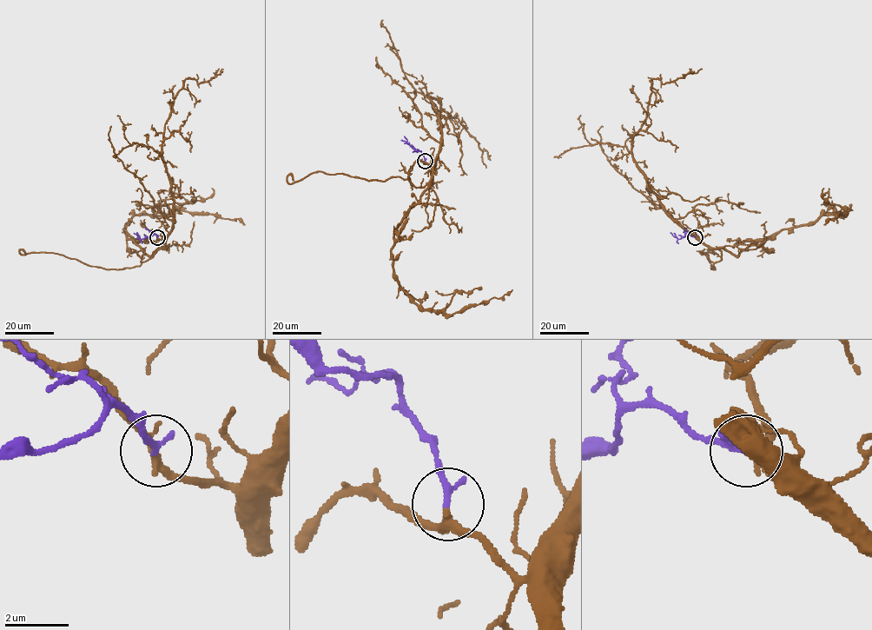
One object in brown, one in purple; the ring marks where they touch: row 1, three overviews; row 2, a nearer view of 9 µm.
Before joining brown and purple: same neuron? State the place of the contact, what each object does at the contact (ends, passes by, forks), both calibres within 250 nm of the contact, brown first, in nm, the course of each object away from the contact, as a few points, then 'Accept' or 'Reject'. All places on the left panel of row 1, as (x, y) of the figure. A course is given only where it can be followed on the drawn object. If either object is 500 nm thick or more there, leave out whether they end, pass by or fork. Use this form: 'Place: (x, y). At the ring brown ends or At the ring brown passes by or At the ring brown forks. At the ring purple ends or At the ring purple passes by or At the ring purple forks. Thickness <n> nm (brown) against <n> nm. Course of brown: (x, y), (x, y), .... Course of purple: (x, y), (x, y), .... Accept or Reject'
Place: (157, 237). At the ring brown forks. At the ring purple ends. Thickness 200 nm (brown) against 220 nm. Course of brown: (157, 237), (164, 247), (148, 255), (123, 229), (134, 215), (165, 215), (177, 210), (237, 218), (245, 225). Course of purple: (157, 237), (154, 233), (140, 239), (136, 232). Accept

